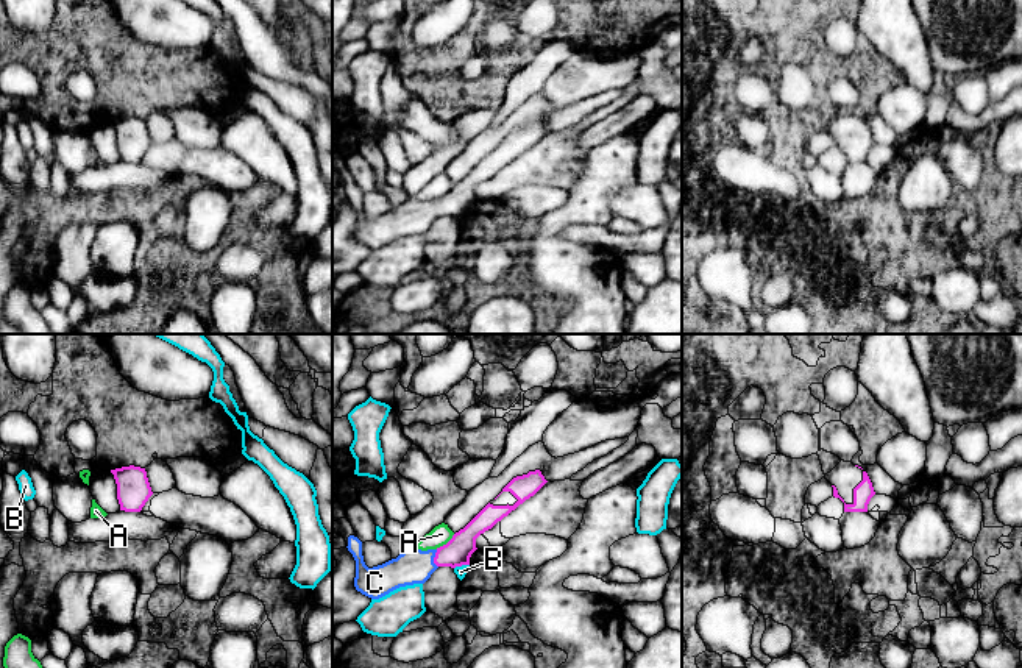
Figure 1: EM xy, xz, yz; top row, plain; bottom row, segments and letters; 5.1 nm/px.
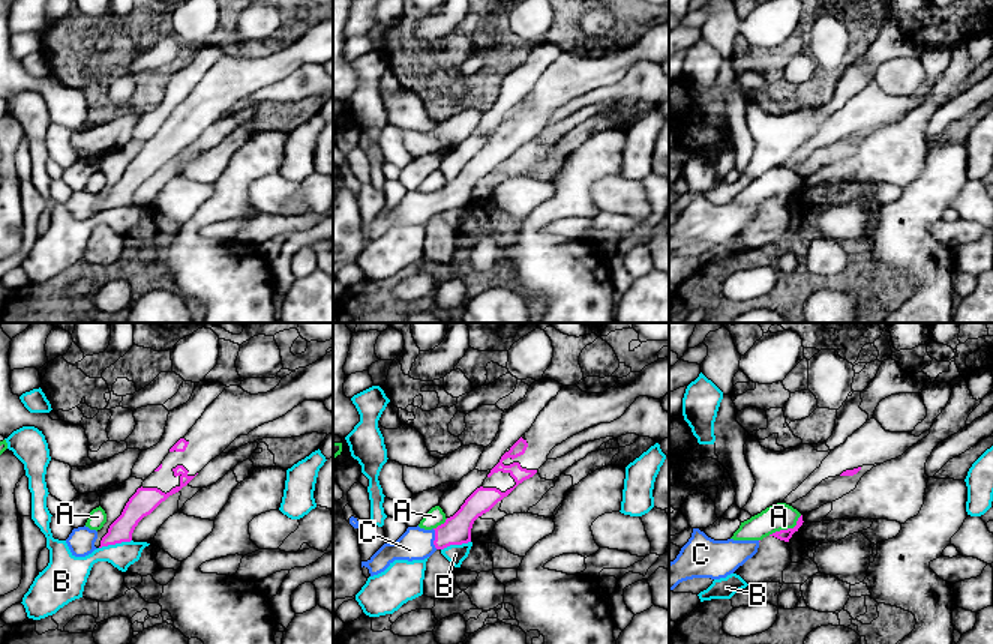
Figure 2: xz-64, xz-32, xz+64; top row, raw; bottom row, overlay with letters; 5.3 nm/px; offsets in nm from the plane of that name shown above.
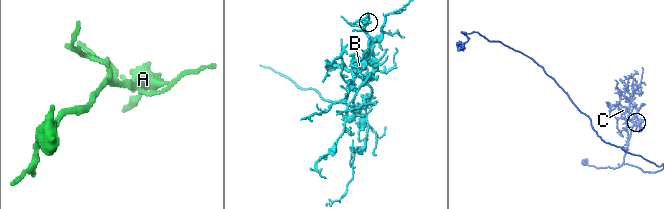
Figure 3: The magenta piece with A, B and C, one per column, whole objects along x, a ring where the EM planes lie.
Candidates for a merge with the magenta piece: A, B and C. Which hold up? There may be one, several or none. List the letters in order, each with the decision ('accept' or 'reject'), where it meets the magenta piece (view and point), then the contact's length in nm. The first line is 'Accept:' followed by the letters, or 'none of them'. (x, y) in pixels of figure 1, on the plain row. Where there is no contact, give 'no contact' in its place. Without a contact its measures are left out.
Accept: C
A: reject; contact xz (447, 194); length 130 nm
B: reject; contact xz (461, 216); length 80 nm
C: accept; contact xz (434, 209); length 100 nm

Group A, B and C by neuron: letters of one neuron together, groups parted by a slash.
A / B / C

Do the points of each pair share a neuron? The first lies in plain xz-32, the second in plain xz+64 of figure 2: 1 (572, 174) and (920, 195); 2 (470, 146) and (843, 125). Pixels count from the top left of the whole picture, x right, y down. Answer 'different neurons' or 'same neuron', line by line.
1: same neuron
2: same neuron

